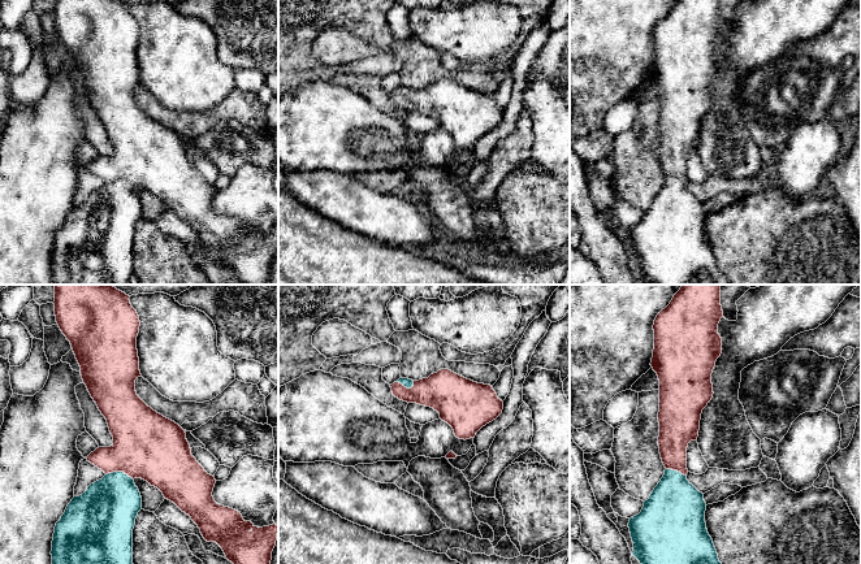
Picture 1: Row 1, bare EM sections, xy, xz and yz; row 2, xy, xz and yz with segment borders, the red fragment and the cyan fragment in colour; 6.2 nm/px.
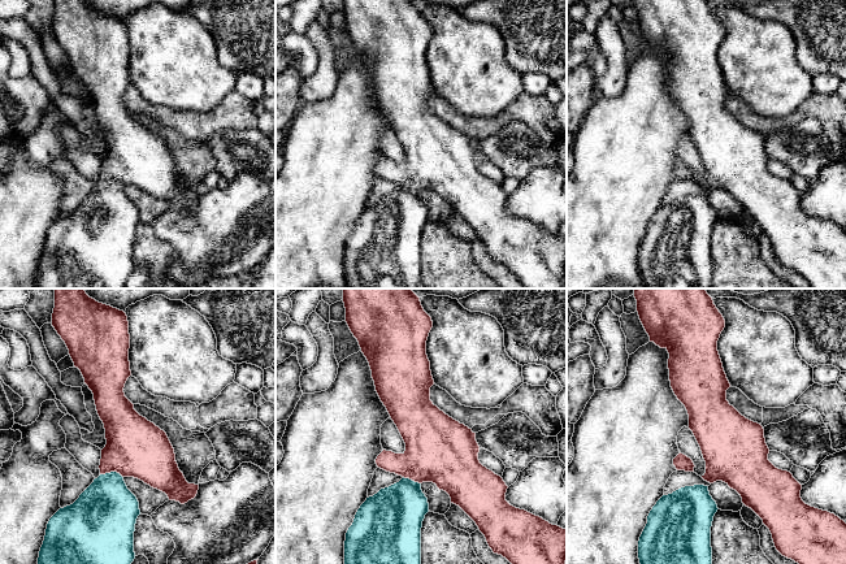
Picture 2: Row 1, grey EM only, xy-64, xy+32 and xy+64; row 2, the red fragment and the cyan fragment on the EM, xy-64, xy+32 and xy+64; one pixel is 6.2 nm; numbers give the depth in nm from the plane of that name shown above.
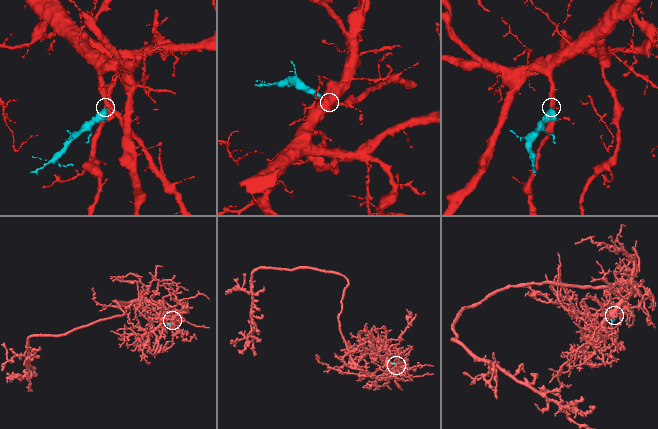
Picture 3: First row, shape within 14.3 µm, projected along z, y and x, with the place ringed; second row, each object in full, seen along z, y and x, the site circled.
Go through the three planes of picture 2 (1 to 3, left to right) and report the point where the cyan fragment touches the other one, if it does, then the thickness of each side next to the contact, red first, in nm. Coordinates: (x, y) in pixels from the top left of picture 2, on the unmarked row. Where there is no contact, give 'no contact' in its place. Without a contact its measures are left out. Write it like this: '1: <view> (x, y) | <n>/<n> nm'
1: xy-64 (112, 179) | 360/380 nm
2: xy+32 (412, 189) | 420/360 nm
3: no contact

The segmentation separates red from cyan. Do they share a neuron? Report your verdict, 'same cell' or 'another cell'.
same cell

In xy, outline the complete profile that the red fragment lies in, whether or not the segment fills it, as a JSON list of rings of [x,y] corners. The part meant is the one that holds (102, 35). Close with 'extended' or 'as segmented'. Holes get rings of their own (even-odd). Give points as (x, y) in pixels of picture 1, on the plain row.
[[[55,0],[56,31],[72,53],[81,75],[83,92],[107,129],[113,153],[99,156],[86,166],[105,185],[91,192],[82,204],[74,205],[56,231],[51,260],[53,282],[55,285],[127,283],[133,274],[133,238],[138,221],[142,218],[142,205],[134,188],[142,187],[157,196],[165,208],[189,224],[200,238],[203,247],[207,251],[216,251],[222,257],[225,268],[237,276],[241,285],[267,285],[277,250],[278,234],[258,237],[251,230],[245,230],[238,220],[217,213],[212,205],[216,188],[191,164],[185,139],[153,120],[137,104],[135,88],[142,84],[137,58],[140,30],[129,6],[122,0]]]; extended

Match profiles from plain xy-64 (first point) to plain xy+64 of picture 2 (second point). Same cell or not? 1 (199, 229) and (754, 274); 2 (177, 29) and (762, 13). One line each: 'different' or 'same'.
1: different
2: different

